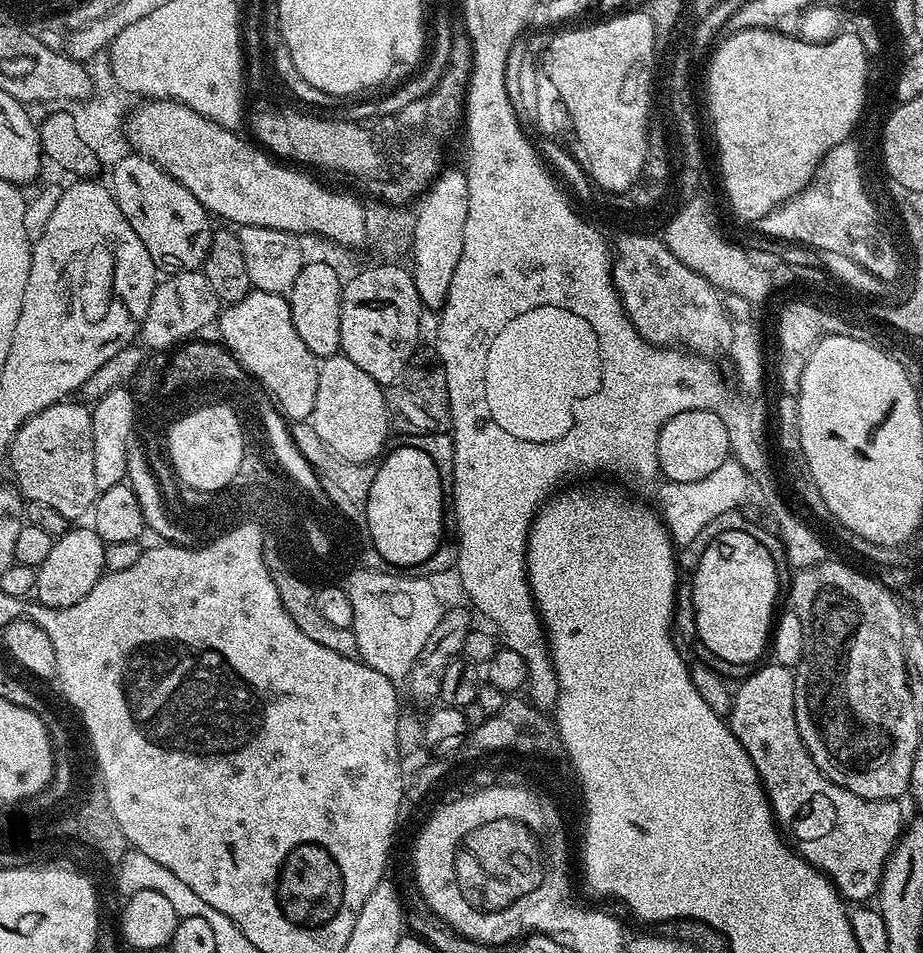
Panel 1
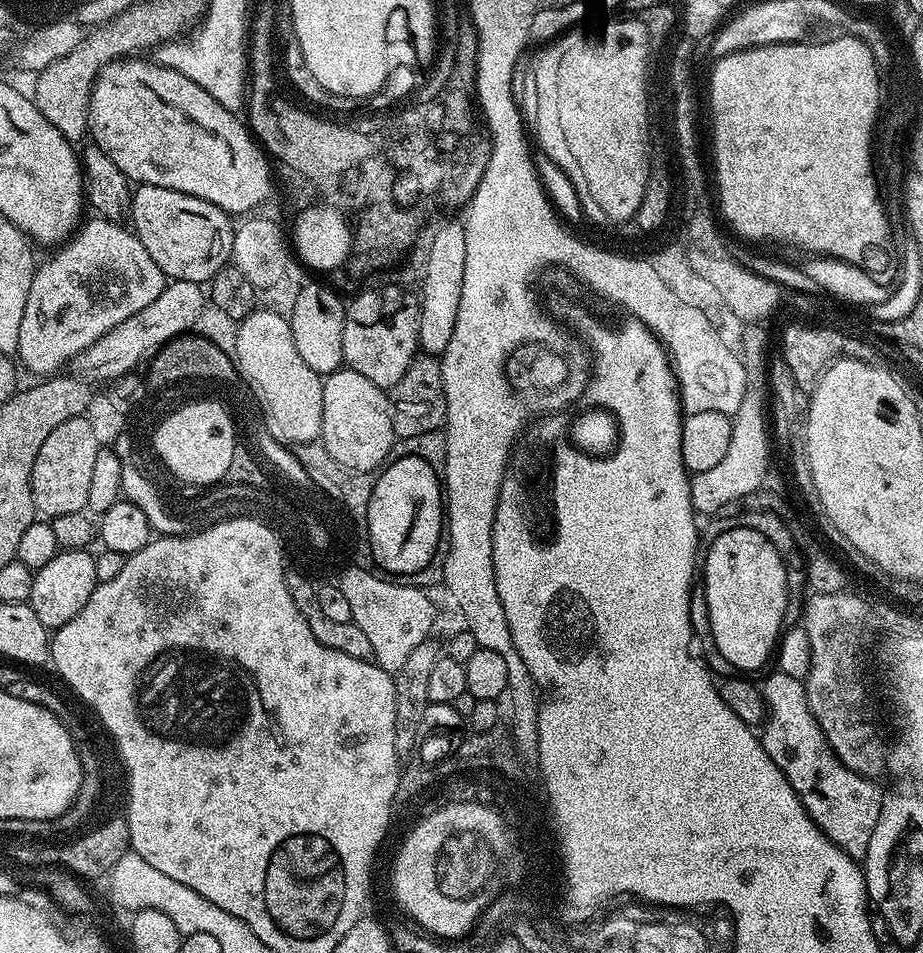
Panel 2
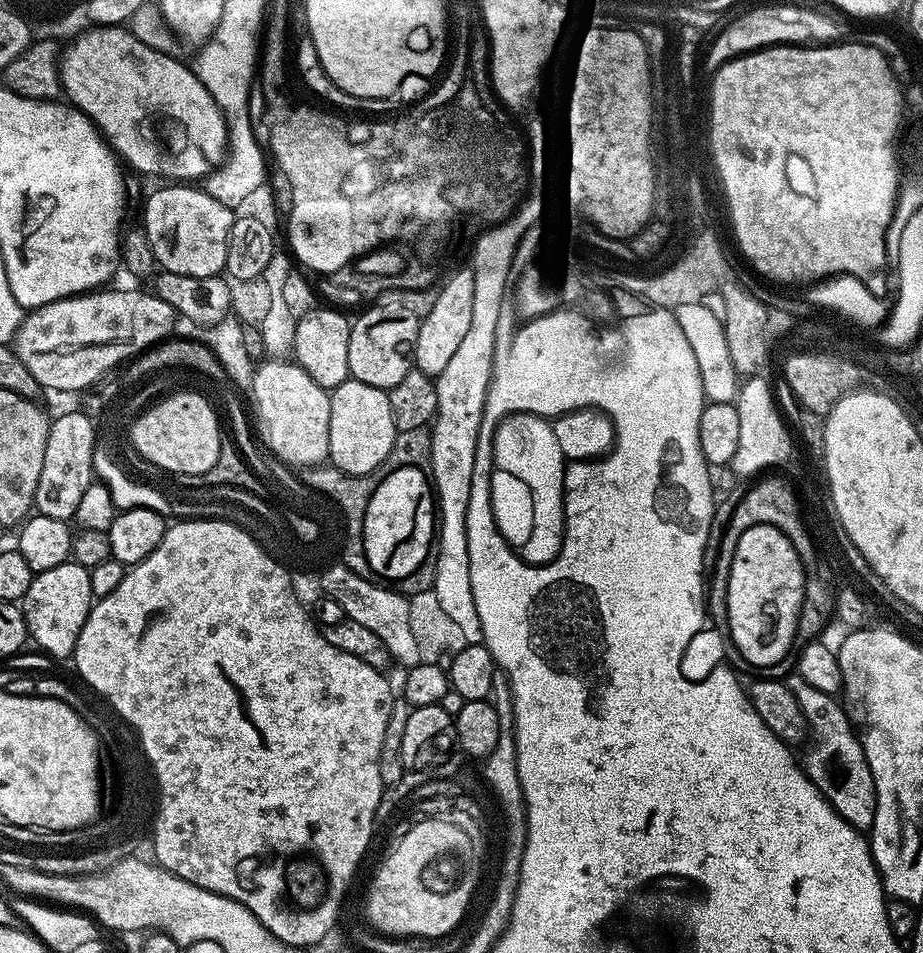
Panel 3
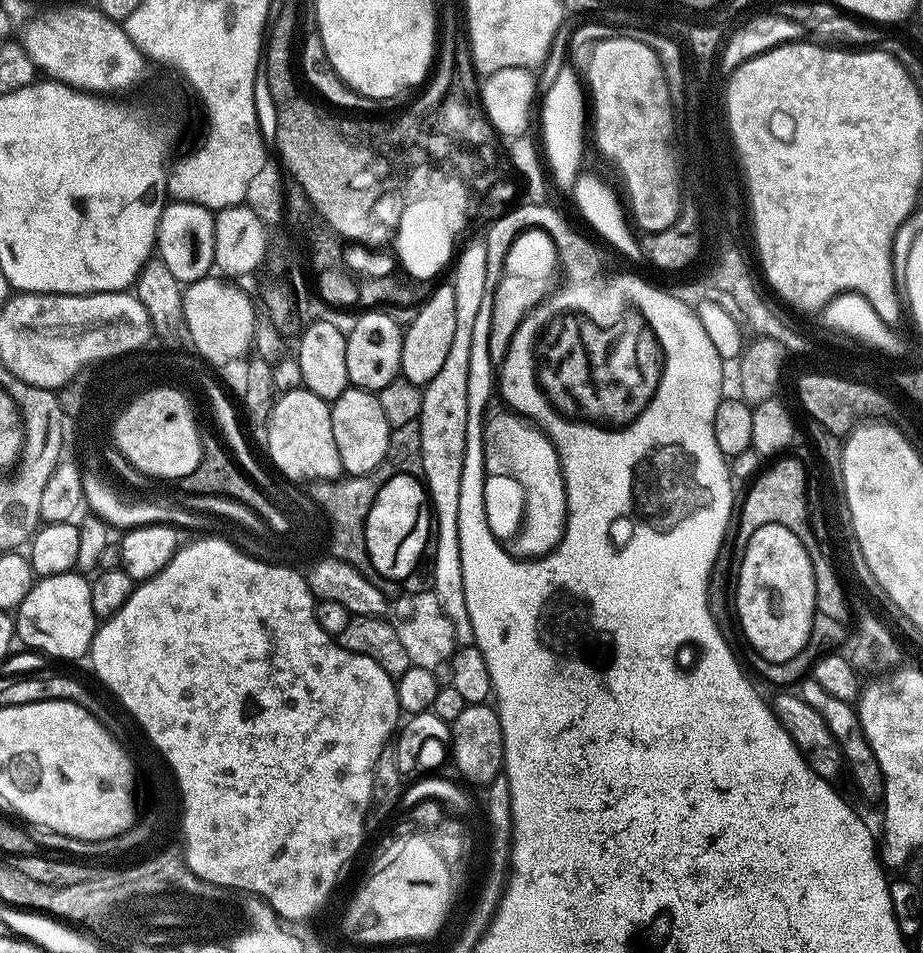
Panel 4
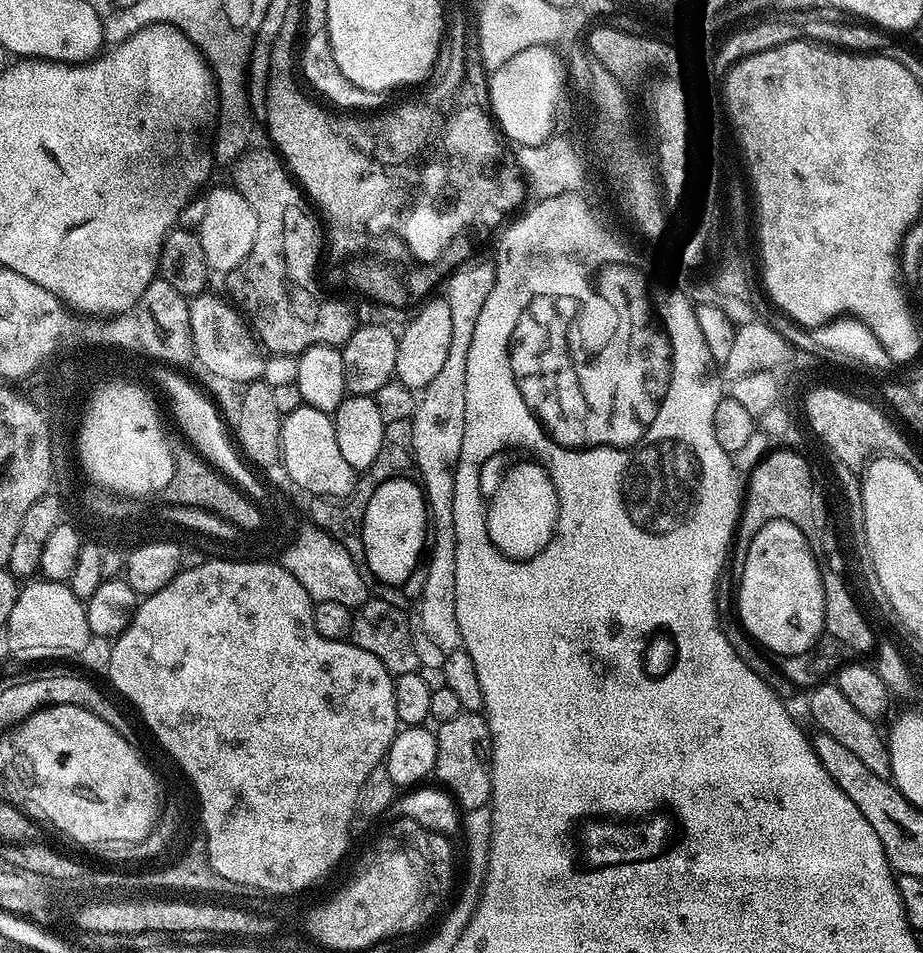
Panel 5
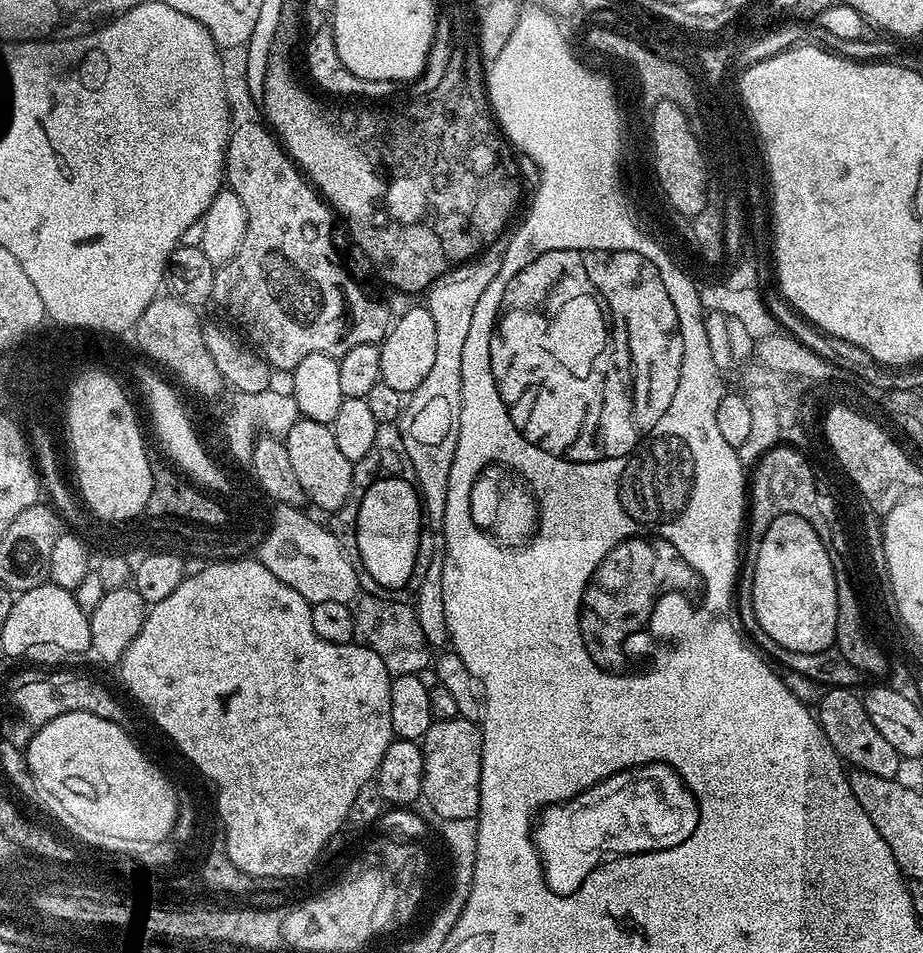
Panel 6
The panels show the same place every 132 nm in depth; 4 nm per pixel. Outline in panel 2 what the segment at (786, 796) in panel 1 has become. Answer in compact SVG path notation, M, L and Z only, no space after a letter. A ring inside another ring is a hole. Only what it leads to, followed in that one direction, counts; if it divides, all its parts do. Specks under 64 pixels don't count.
M773 670L762 683L766 715L759 733L766 754L786 774L786 782L798 794L802 806L819 828L841 848L851 860L863 861L870 846L870 834L878 823L884 792L875 779L860 776L841 762L828 745L818 722L807 704L804 680Z

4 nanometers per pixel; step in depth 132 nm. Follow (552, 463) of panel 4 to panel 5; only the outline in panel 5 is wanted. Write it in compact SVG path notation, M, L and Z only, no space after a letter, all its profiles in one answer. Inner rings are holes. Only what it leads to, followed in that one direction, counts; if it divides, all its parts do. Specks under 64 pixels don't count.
M534 460L512 467L487 507L487 532L503 556L517 562L532 559L552 540L560 513L560 500L543 465Z

